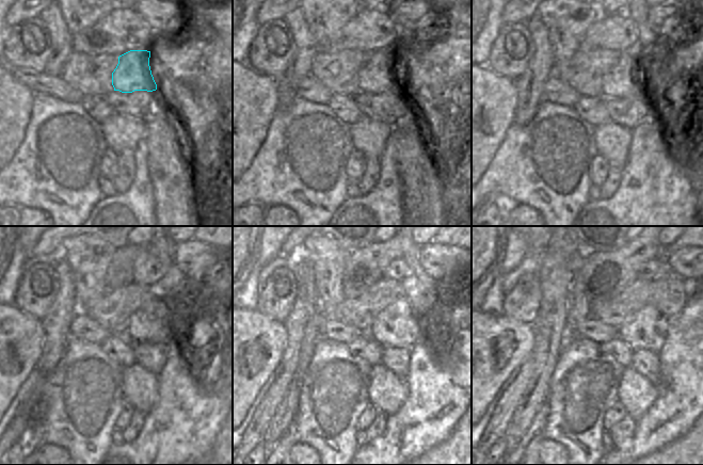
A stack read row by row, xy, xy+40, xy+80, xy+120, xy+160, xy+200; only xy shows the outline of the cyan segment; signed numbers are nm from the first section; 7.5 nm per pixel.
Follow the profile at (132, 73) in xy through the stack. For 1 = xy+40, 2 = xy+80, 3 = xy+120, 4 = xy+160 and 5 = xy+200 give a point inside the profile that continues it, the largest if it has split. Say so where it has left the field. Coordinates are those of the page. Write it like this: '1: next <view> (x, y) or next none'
1: next xy+40 (378, 75)
2: next xy+80 (628, 78)
3: next xy+120 (152, 322)
4: next xy+160 (390, 327)
5: next xy+200 (635, 331)

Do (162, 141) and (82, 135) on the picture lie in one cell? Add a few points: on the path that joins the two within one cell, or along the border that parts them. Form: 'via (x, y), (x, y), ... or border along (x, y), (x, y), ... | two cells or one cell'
border along (143, 140), (147, 151), (147, 164) | two cells

